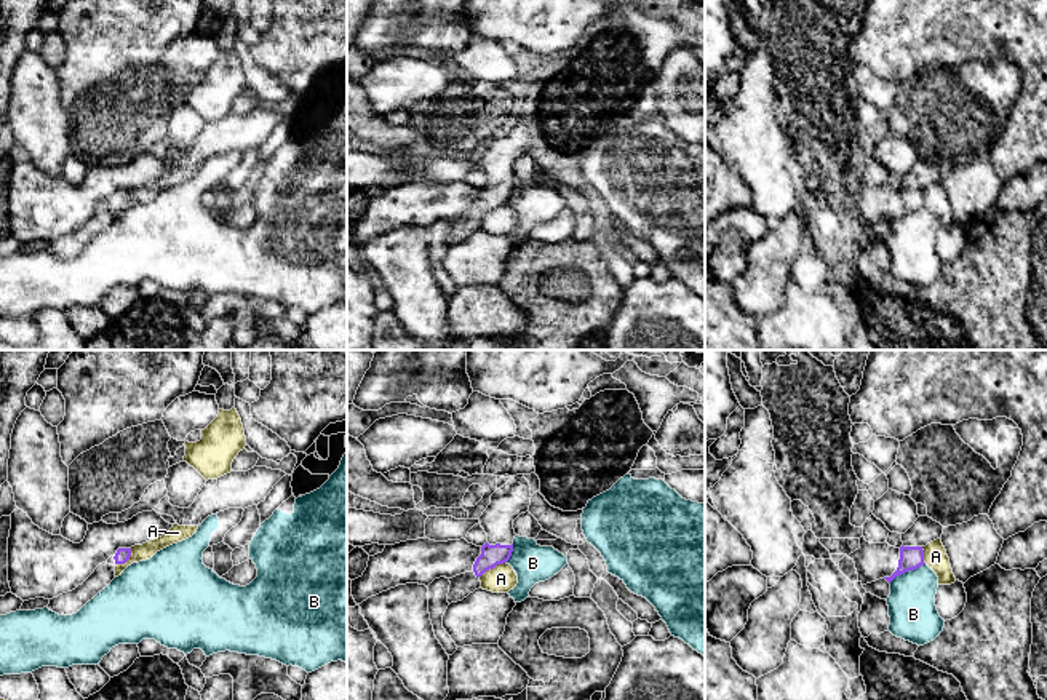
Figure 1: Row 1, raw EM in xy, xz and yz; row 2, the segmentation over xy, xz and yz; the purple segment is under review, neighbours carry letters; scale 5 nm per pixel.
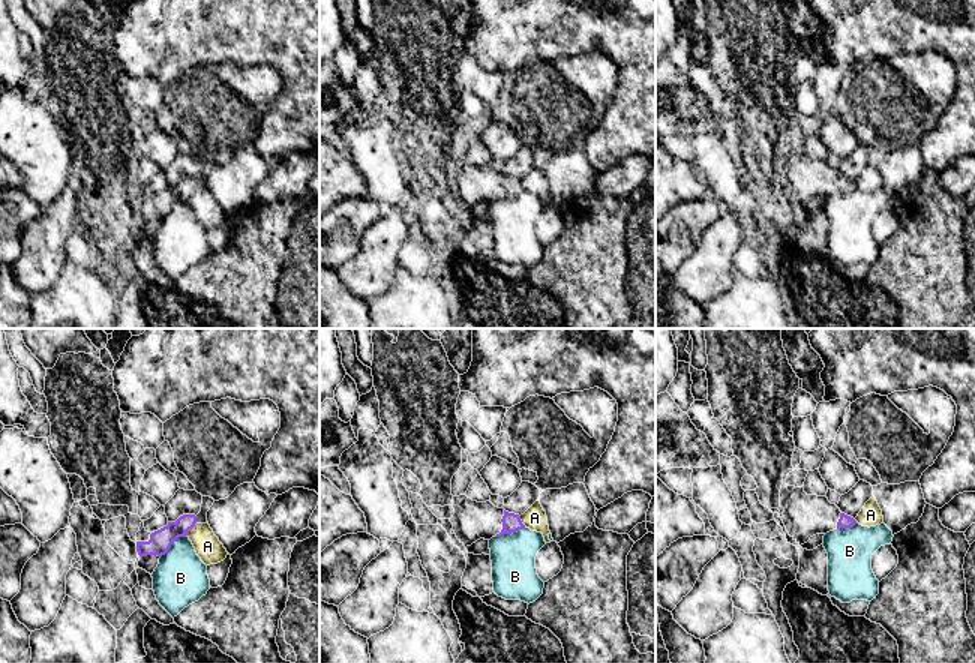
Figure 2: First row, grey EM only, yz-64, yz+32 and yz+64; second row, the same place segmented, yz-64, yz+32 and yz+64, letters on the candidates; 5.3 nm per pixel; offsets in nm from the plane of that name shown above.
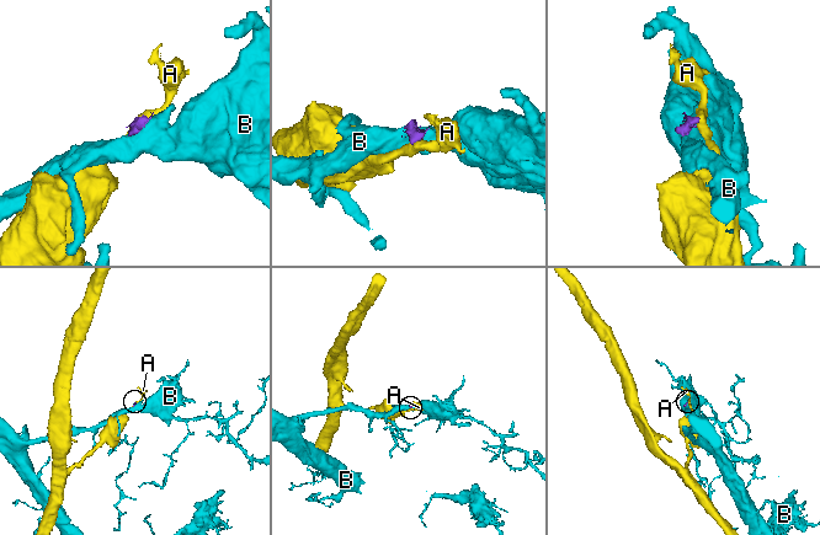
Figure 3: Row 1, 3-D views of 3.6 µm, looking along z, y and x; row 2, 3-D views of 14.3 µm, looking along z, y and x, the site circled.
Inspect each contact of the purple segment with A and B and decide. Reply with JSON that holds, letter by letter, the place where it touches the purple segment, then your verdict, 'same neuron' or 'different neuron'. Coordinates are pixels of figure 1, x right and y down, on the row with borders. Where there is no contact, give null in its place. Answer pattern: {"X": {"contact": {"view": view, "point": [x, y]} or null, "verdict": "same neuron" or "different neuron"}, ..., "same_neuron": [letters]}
{"A": {"contact": {"view": "xz", "point": [493, 568]}, "verdict": "different neuron"}, "B": {"contact": {"view": "yz", "point": [907, 571]}, "verdict": "different neuron"}, "same_neuron": []}

